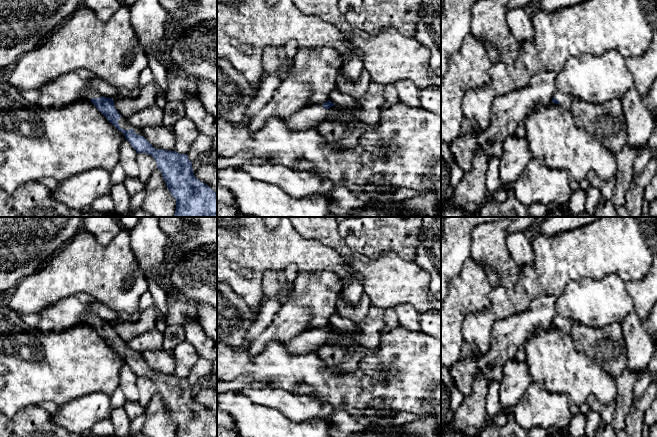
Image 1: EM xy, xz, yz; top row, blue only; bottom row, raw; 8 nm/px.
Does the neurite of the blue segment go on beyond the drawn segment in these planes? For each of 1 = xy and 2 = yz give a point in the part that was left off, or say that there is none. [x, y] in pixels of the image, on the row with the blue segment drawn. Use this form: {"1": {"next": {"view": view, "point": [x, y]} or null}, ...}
{"1": {"next": {"view": "xy", "point": [123, 123]}}, "2": {"next": {"view": "yz", "point": [566, 100]}}}

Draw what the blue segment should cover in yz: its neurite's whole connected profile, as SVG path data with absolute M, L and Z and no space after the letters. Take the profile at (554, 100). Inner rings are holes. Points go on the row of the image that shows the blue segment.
M555 91L553 94L553 103L558 104L563 110L571 111L574 96L569 94L564 94L560 91Z

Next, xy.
M85 91L78 100L92 102L107 120L124 134L126 140L129 141L137 153L146 153L154 158L167 188L176 199L176 210L173 217L217 217L217 192L194 176L192 162L188 159L187 154L153 147L142 136L141 129L134 128L125 117L118 113L114 107L113 99L103 97L97 91Z

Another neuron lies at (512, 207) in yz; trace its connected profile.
M511 190L506 192L507 199L504 202L488 198L479 211L471 217L529 217L527 206L522 204Z

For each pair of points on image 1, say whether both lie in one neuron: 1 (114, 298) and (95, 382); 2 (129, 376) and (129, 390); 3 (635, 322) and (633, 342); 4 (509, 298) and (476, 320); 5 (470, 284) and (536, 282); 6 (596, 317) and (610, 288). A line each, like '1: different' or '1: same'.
1: different
2: same
3: same
4: same
5: different
6: same

